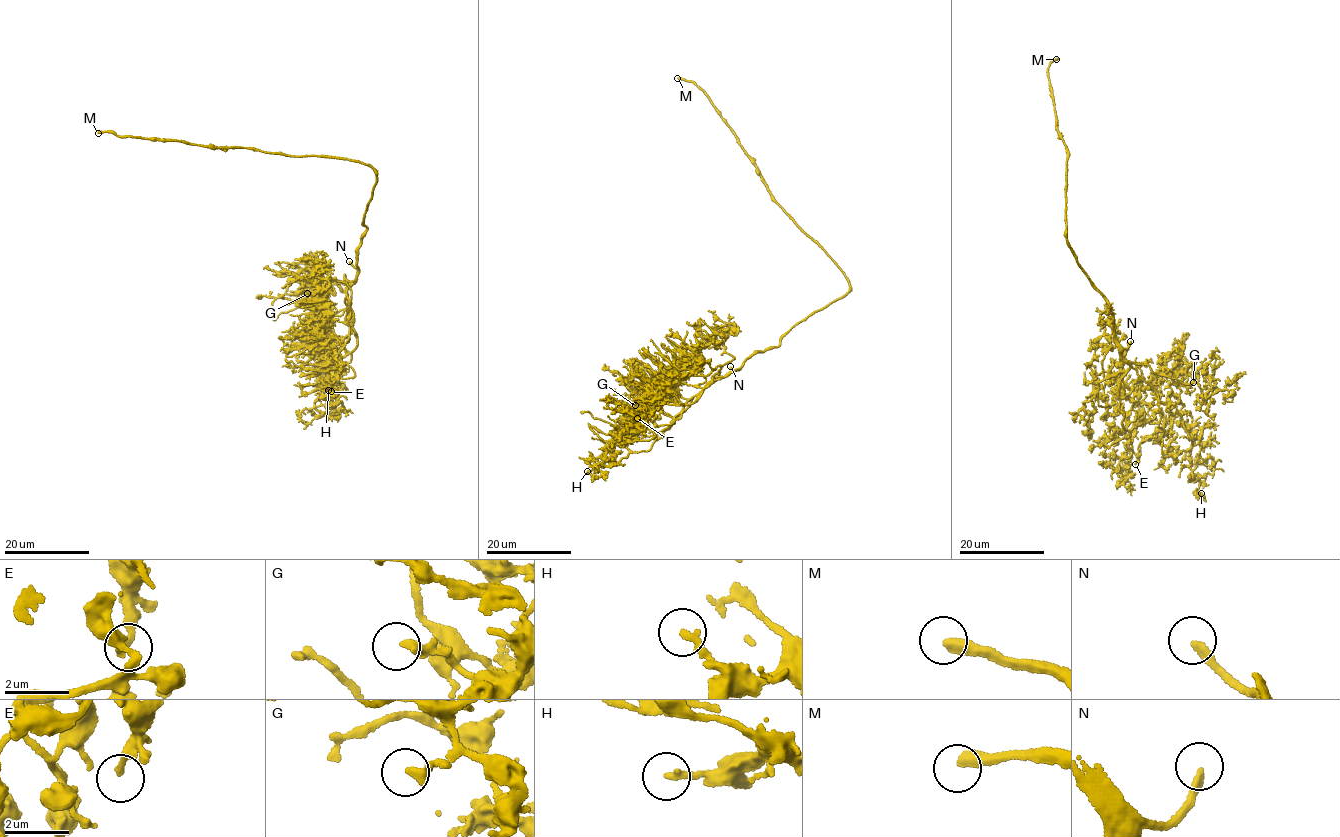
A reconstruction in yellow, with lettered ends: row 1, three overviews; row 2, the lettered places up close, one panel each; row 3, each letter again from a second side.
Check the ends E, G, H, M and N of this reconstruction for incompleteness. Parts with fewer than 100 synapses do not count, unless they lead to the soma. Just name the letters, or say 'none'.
M, N

